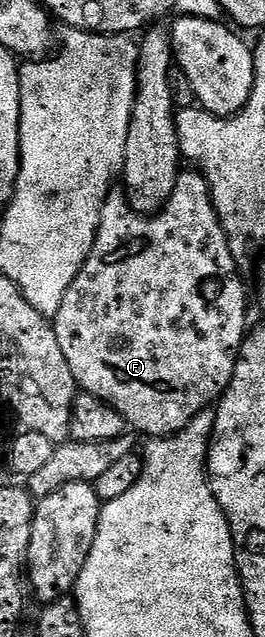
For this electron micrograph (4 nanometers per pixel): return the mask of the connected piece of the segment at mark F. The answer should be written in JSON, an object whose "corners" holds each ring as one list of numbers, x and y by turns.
{"corners":[[197,171,179,172,178,182,164,208,153,215,136,212,126,194,122,191,111,191,106,196,106,202,100,215,100,223,96,231,96,239,92,243,92,251,84,263,84,267,76,275,72,287,64,295,60,303,60,311,52,319,56,339,60,343,60,351,64,351,66,369,74,376,79,390,85,391,91,397,106,405,111,405,126,421,131,430,139,429,147,433,147,438,173,437,175,433,188,427,198,415,211,408,225,393,234,378,234,368,238,362,238,352,248,336,246,329,246,285,238,274,238,261,230,250,231,234,222,226,222,220,214,206,210,194,210,184]]}

